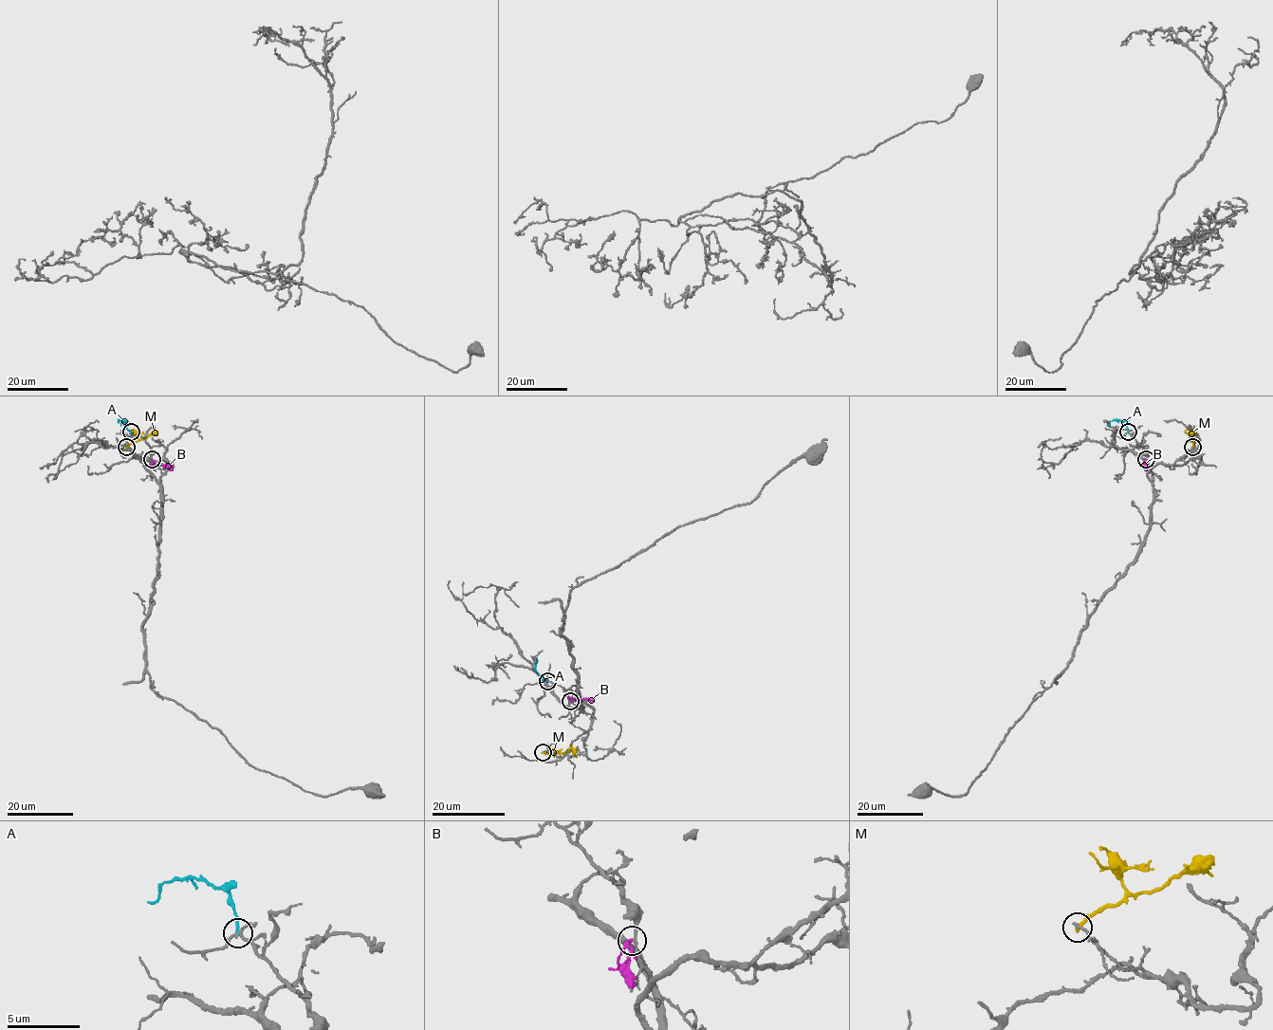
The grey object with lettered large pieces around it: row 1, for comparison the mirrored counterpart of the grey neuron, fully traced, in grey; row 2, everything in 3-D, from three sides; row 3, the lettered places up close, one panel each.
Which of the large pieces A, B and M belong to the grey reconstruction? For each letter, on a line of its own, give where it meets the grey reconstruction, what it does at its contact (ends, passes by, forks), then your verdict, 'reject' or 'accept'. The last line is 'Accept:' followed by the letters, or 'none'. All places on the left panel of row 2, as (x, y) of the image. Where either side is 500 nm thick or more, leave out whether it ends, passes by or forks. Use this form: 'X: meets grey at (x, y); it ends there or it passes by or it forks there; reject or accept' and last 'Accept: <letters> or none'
A: meets grey at (131, 432); it ends there; reject
B: meets grey at (152, 459); it passes by; reject
M: meets grey at (126, 447); it passes by; reject
Accept: none

